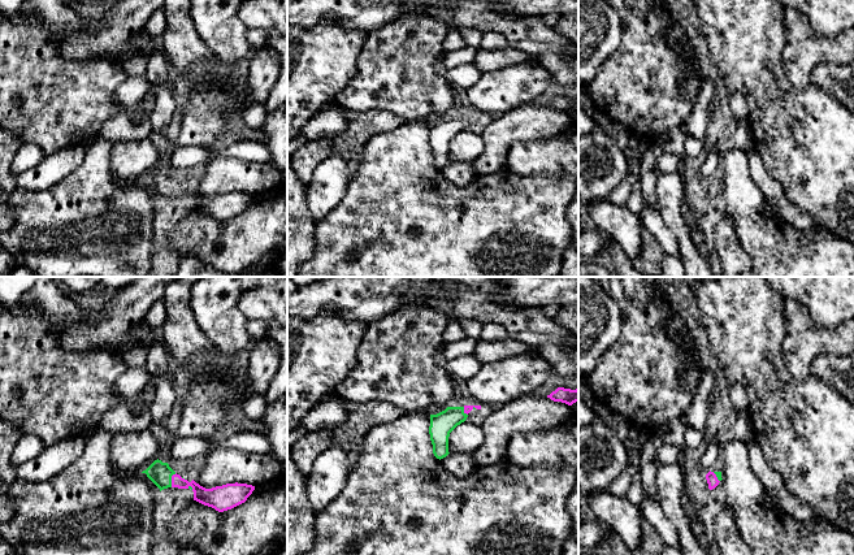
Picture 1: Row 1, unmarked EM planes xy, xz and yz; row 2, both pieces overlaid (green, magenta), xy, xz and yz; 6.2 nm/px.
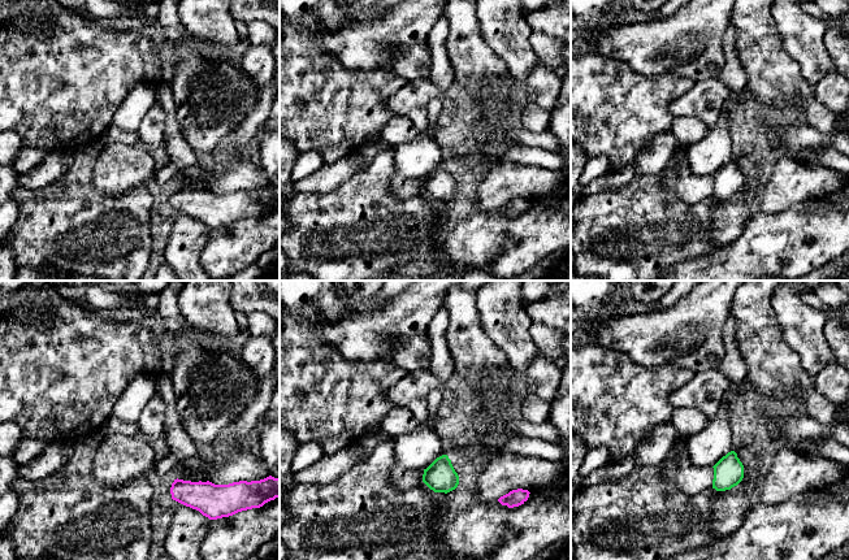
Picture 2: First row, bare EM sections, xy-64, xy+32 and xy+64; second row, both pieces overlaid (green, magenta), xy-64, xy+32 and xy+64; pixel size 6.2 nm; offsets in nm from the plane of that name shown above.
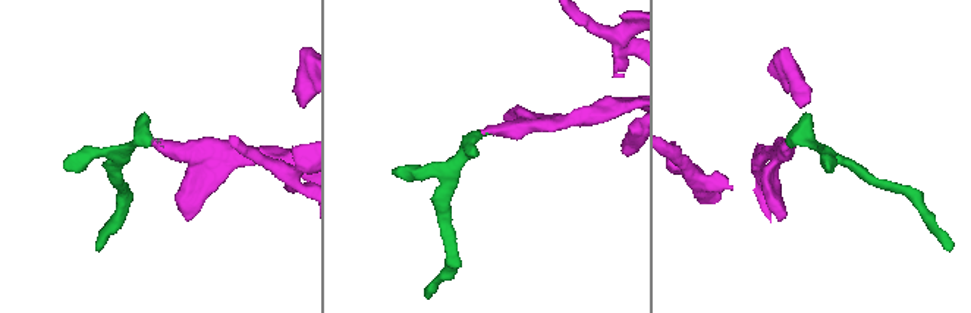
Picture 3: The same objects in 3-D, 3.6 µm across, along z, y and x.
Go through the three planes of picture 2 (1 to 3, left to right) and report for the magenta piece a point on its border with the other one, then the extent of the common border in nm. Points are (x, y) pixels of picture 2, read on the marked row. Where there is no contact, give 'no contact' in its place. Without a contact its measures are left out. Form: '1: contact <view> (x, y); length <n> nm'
1: no contact
2: no contact
3: no contact

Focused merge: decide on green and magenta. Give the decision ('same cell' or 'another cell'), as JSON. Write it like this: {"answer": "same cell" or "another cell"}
{"answer": "same cell"}

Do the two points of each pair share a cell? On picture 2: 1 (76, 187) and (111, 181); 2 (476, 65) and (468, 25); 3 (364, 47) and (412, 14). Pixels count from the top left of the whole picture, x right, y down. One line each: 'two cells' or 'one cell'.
1: two cells
2: one cell
3: one cell

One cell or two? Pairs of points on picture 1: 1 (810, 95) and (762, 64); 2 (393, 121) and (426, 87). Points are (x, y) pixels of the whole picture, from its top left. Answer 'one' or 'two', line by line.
1: one
2: two

